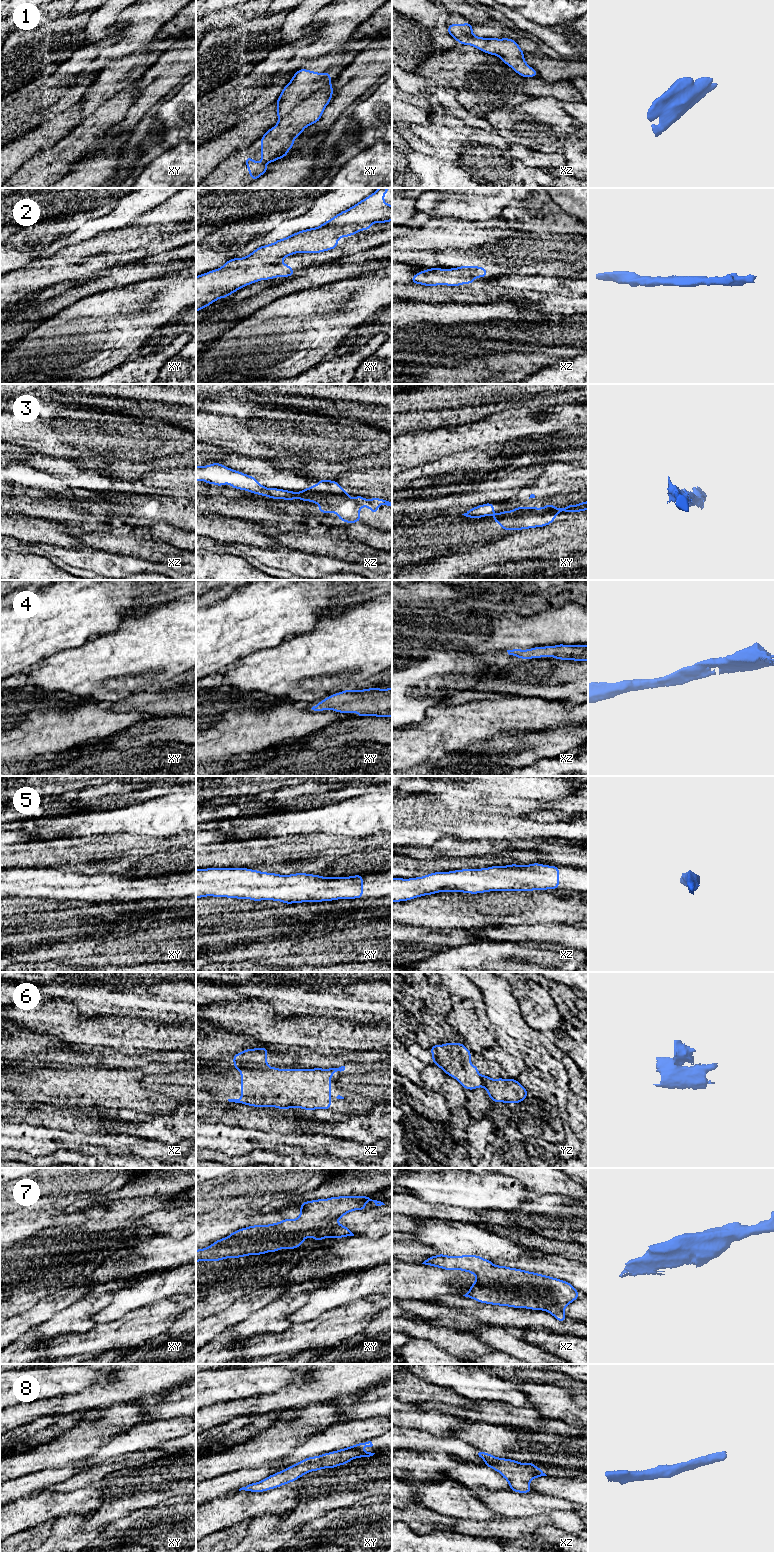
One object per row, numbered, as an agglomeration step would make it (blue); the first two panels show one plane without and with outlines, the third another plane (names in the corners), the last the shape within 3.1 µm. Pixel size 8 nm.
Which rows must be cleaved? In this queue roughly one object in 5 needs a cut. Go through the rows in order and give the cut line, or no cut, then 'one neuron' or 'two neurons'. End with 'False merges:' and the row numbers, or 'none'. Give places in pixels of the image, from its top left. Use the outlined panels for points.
1: xy (329, 82), (308, 95), (278, 121) | two neurons
2: no cut | one neuron
3: xz (293, 492), (298, 495) | two neurons
4: no cut | one neuron
5: no cut | one neuron
6: no cut | one neuron
7: no cut | one neuron
8: no cut | one neuron
False merges: 1, 3

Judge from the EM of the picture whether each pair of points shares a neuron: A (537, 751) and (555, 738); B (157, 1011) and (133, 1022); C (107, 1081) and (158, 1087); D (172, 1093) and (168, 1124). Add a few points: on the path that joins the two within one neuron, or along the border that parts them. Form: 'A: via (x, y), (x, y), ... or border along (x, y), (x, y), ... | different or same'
A: via (541, 747), (551, 741) | same
B: border along (129, 1016), (147, 1020) | different
C: via (121, 1081), (136, 1070), (145, 1069), (149, 1073) | same
D: border along (151, 1113), (173, 1114) | different

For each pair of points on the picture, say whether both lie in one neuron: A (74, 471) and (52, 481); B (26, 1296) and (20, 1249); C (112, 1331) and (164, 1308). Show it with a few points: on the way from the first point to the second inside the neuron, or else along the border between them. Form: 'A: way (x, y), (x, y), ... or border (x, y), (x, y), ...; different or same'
A: way (68, 471), (61, 471), (57, 475); same
B: way (26, 1284), (26, 1261); same
C: way (125, 1332), (147, 1325), (151, 1321); same

